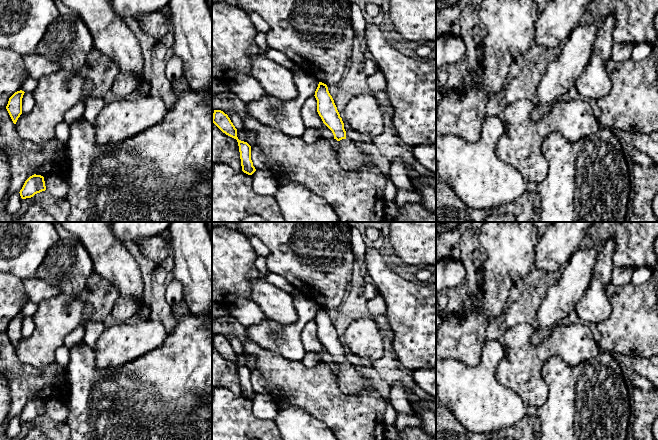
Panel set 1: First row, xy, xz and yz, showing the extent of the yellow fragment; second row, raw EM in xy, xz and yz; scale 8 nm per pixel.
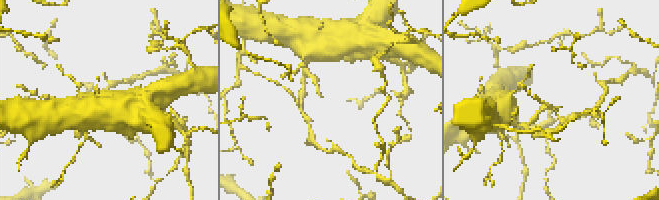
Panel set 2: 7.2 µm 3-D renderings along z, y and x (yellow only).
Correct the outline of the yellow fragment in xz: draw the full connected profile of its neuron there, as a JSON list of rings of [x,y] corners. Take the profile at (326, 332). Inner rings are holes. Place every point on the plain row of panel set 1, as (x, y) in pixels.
[[[319,306],[315,315],[317,336],[323,347],[332,355],[338,365],[338,385],[346,394],[361,395],[366,390],[375,390],[369,377],[363,375],[355,366],[346,362],[344,347],[326,308]]]

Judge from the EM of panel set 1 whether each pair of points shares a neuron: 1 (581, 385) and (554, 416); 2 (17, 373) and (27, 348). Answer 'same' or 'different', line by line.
1: same
2: different

